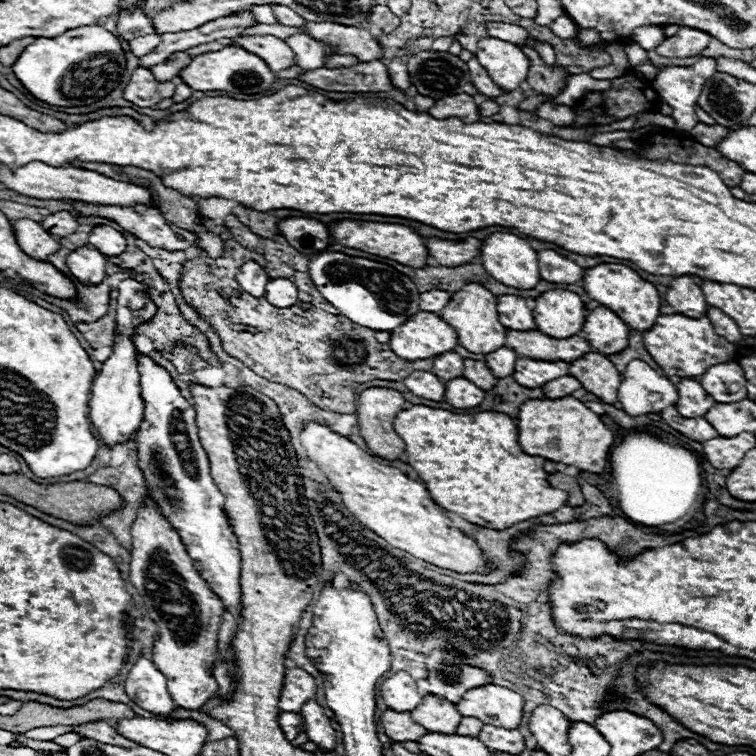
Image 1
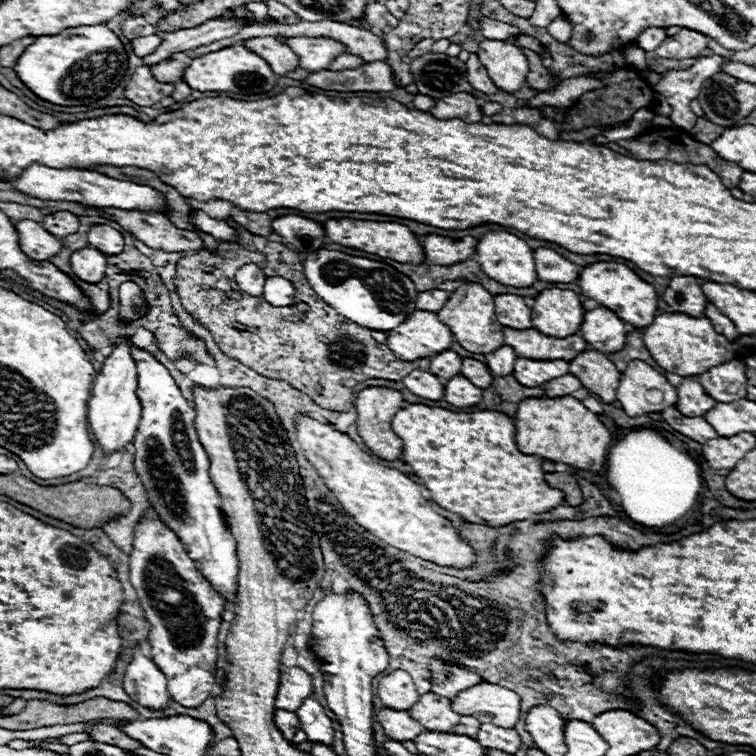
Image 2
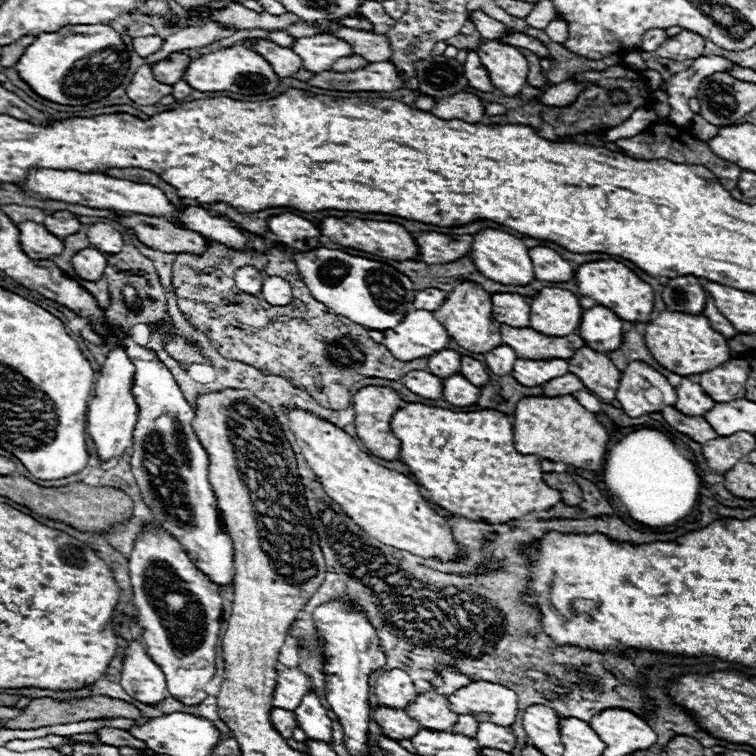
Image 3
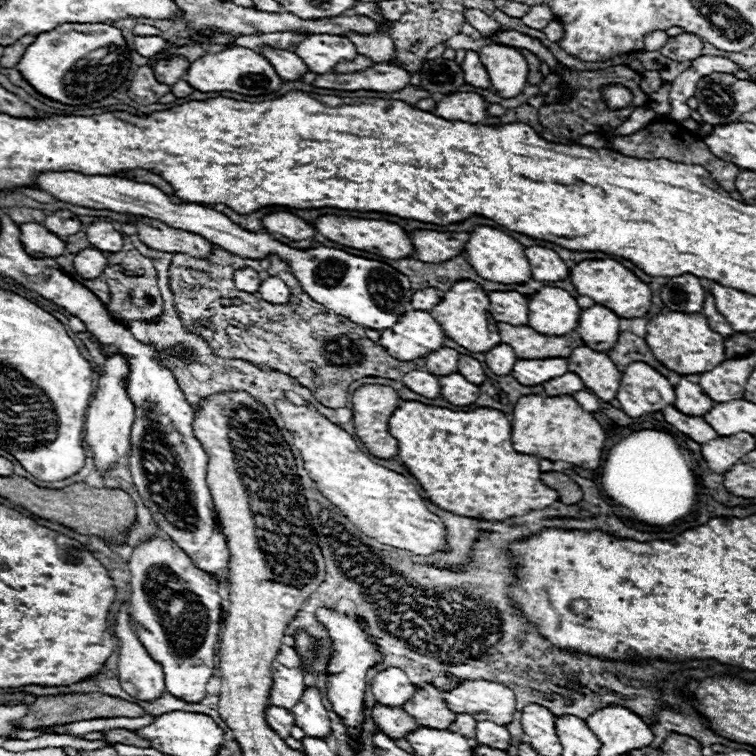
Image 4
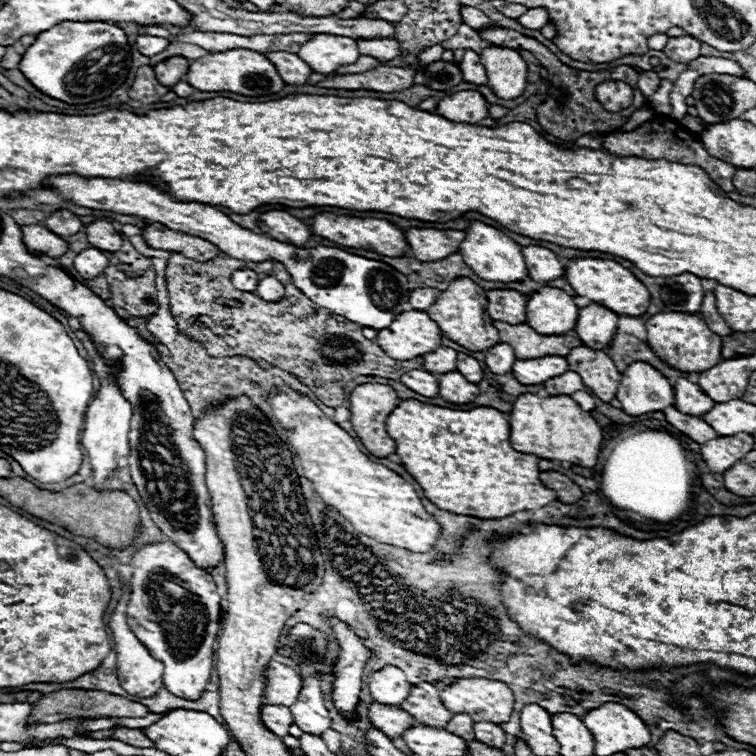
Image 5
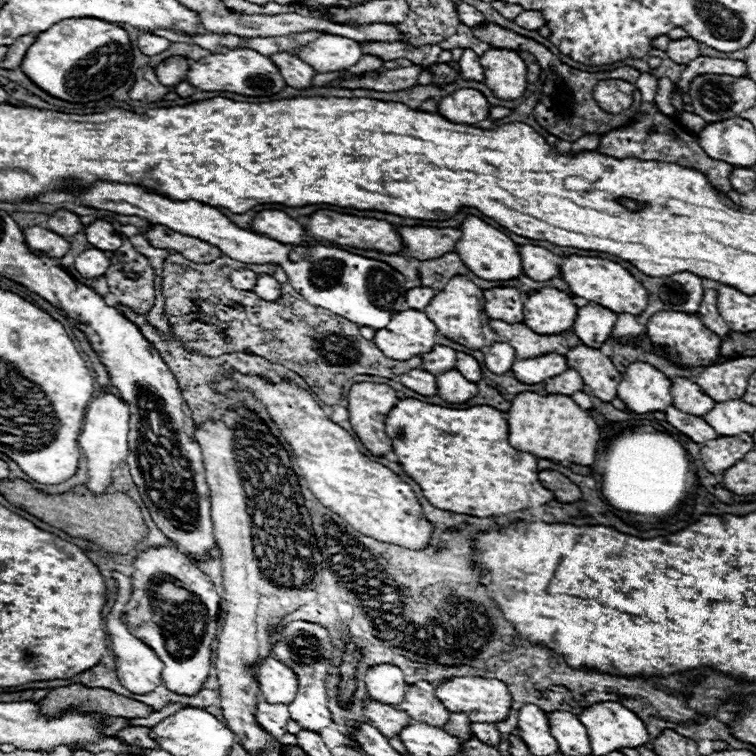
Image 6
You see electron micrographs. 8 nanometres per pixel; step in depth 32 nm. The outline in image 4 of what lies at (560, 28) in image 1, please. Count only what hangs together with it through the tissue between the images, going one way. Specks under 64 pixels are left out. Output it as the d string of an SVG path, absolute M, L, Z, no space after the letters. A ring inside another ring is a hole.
M554 20L550 22L542 31L546 34L547 38L552 42L558 42L564 36L563 26Z

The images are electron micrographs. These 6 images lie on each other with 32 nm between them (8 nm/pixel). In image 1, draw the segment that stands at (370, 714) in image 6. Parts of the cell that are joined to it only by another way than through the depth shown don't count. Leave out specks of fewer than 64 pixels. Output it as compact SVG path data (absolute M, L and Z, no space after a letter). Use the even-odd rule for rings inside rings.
M384 710L380 716L380 724L384 726L386 734L396 740L396 742L406 742L406 740L420 740L428 730L420 724L416 724L408 712L394 712L394 710Z

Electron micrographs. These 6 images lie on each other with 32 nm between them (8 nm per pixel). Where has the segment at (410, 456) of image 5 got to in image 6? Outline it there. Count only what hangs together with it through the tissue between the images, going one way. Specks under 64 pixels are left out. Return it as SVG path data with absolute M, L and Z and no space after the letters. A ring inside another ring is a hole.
M404 398L390 410L384 424L400 466L416 480L424 498L440 510L490 518L554 500L554 494L538 480L538 458L510 446L506 414L492 406L454 410Z

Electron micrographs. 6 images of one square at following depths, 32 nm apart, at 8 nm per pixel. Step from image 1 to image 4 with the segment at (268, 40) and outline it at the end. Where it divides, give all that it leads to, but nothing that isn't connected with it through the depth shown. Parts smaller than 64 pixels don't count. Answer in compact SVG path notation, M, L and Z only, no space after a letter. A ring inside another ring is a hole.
M260 46L258 52L272 62L274 70L278 72L278 76L282 80L298 80L298 76L306 72L306 64L298 58L298 54L294 54L290 50L280 50L280 48L272 48L272 46Z

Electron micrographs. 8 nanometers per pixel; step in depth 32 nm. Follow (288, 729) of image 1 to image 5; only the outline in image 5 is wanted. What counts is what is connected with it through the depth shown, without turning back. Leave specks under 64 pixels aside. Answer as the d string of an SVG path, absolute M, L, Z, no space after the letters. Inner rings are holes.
M266 704L262 708L262 722L276 736L284 738L284 736L288 736L288 728L290 728L290 724L294 720L292 720L292 714L290 714L290 710L286 706L270 706L270 704Z

